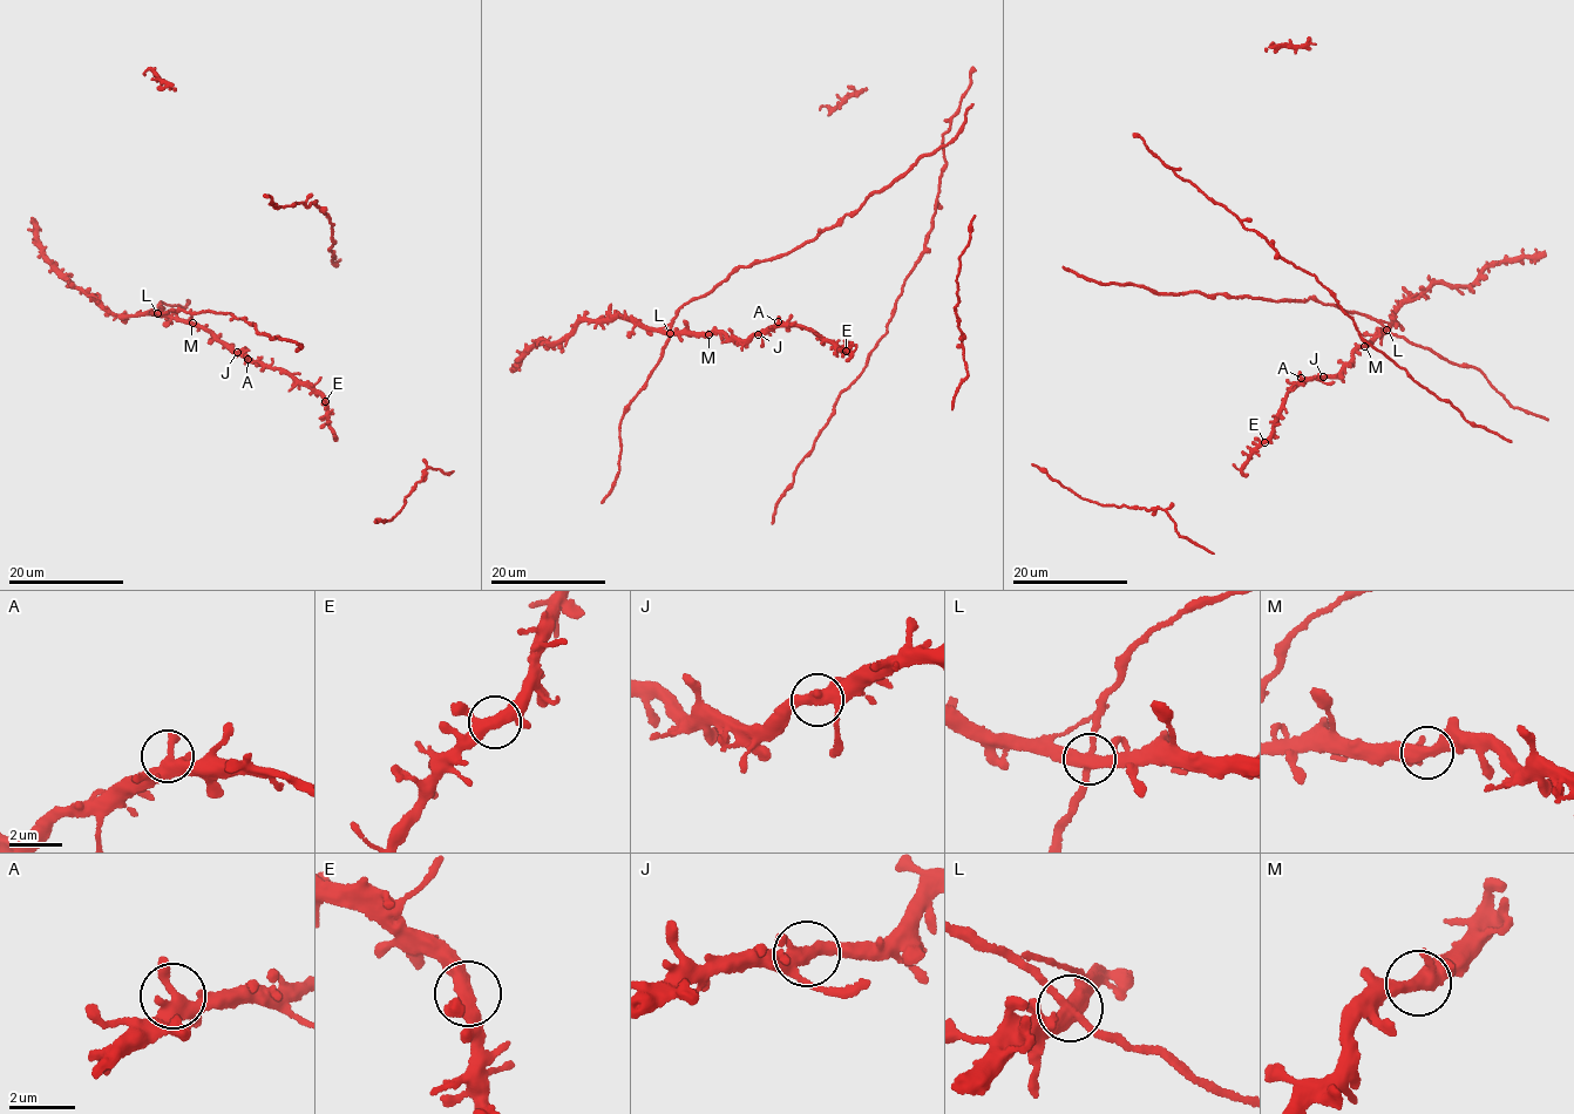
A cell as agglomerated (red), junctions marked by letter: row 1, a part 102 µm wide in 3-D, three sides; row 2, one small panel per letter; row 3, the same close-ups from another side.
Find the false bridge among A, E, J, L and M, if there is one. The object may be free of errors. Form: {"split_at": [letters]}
{"split_at": []}

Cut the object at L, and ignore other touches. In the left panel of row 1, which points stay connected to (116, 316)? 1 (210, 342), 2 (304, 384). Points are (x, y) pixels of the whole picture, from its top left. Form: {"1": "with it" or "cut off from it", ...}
{"1": "with it", "2": "with it"}

